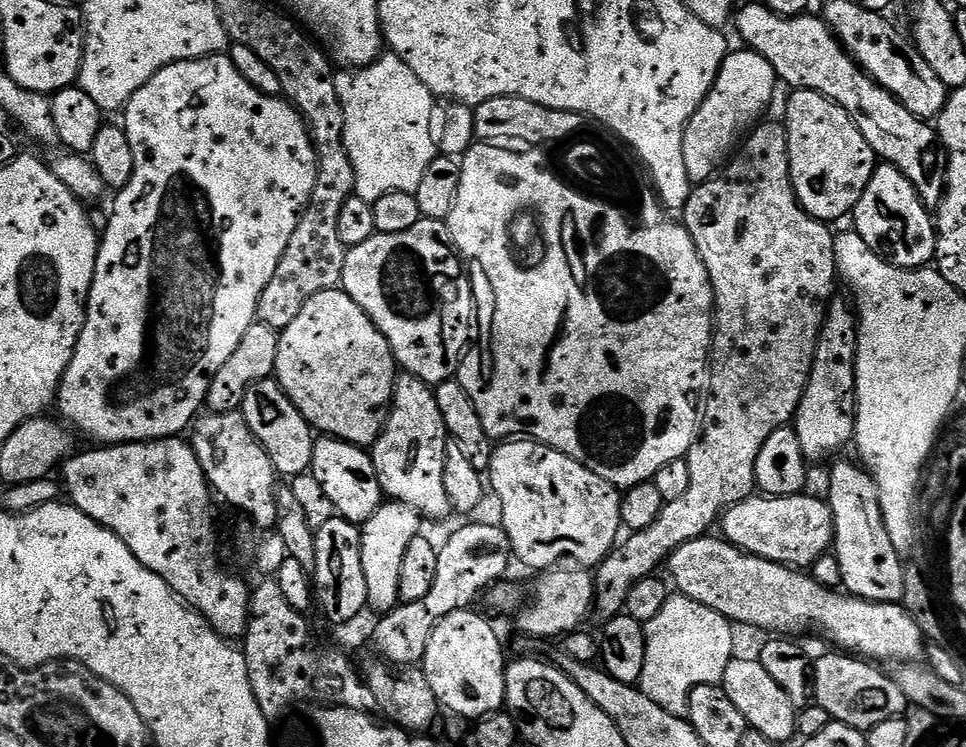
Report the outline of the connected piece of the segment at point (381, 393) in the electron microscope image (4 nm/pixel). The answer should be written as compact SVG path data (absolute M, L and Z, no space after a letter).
M340 288L314 294L314 298L302 306L302 314L280 332L274 379L282 386L290 402L298 406L302 418L325 437L361 446L375 444L388 420L397 375L398 365L386 338L376 329L362 306Z

